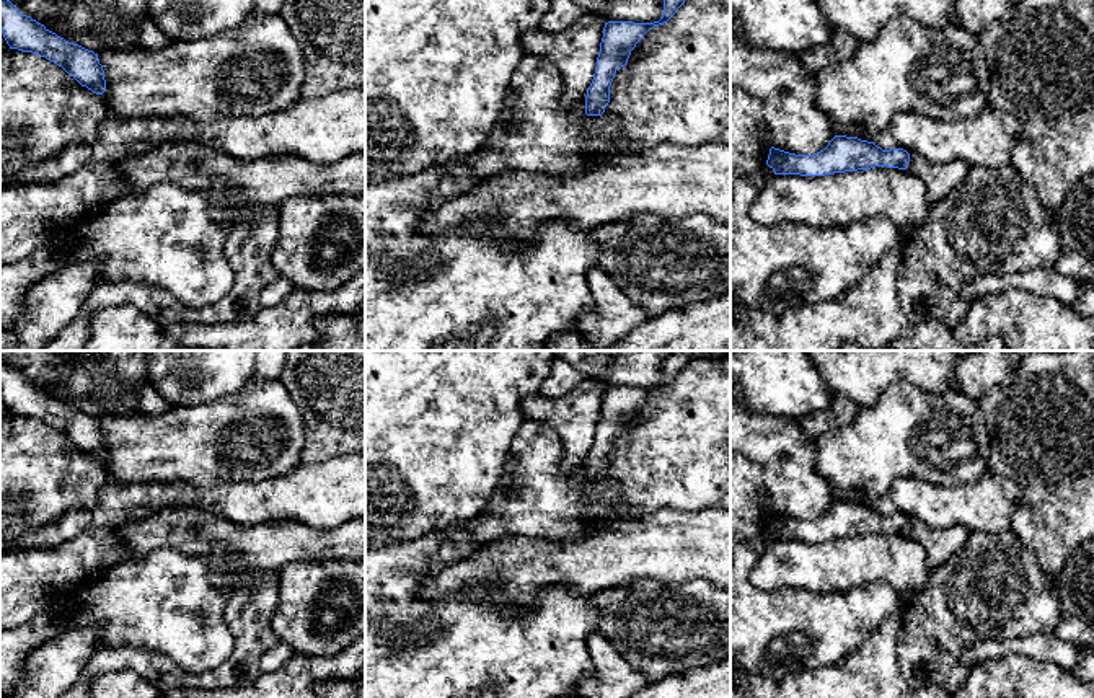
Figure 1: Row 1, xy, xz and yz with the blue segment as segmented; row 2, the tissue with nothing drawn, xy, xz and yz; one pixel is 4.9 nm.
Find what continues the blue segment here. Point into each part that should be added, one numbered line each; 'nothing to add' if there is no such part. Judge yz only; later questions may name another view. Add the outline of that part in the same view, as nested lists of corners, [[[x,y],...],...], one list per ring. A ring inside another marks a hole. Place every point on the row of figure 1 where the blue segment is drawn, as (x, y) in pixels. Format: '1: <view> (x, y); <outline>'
1: yz (939, 180); [[[910,153],[907,170],[924,181],[926,201],[931,204],[951,194],[968,173],[968,165],[962,160],[933,163],[918,153]]]

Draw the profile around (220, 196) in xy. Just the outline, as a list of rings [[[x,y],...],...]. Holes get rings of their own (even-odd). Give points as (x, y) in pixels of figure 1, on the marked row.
[[[223,179],[214,181],[207,201],[210,207],[228,209],[233,210],[236,215],[243,214],[245,210],[258,210],[259,207],[262,207],[261,204],[245,204],[241,201],[236,201]]]

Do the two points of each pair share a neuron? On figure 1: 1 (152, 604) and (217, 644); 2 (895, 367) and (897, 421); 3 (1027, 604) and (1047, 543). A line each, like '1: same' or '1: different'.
1: same
2: different
3: different

